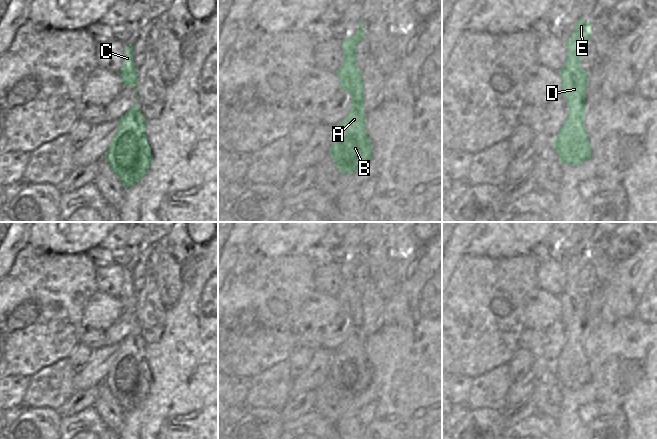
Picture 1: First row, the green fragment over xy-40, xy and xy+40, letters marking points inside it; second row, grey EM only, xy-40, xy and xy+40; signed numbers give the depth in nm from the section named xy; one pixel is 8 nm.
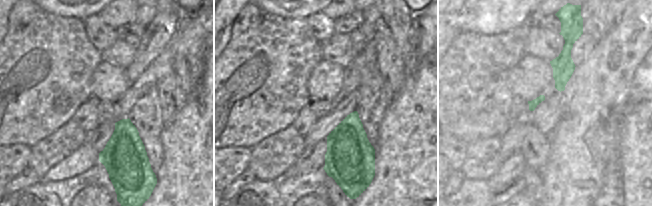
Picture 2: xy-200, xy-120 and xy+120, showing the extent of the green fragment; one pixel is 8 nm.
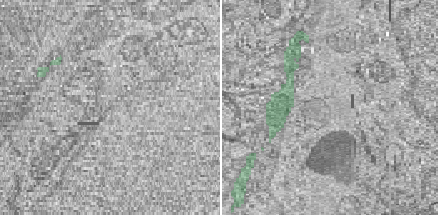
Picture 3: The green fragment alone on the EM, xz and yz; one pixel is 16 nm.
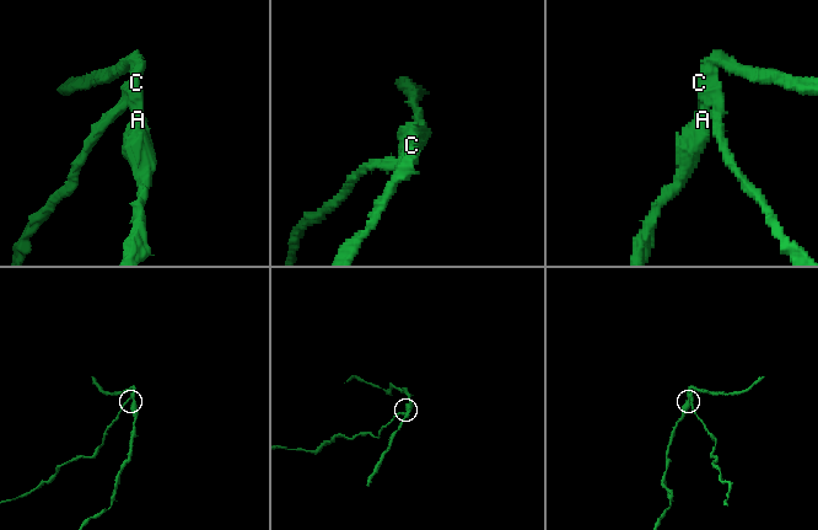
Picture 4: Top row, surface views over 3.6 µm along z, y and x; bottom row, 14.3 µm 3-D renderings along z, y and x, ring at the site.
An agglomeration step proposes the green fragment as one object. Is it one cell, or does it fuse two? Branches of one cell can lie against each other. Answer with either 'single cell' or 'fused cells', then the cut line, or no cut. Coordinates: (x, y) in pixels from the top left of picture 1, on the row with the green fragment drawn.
fused cells; cut xy+40 (567, 102), (570, 98), (581, 98), (584, 102)

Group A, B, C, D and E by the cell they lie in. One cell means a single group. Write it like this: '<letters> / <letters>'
A B / C D E

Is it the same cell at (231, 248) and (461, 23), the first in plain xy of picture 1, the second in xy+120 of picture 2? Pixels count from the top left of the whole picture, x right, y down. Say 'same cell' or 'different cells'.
different cells

